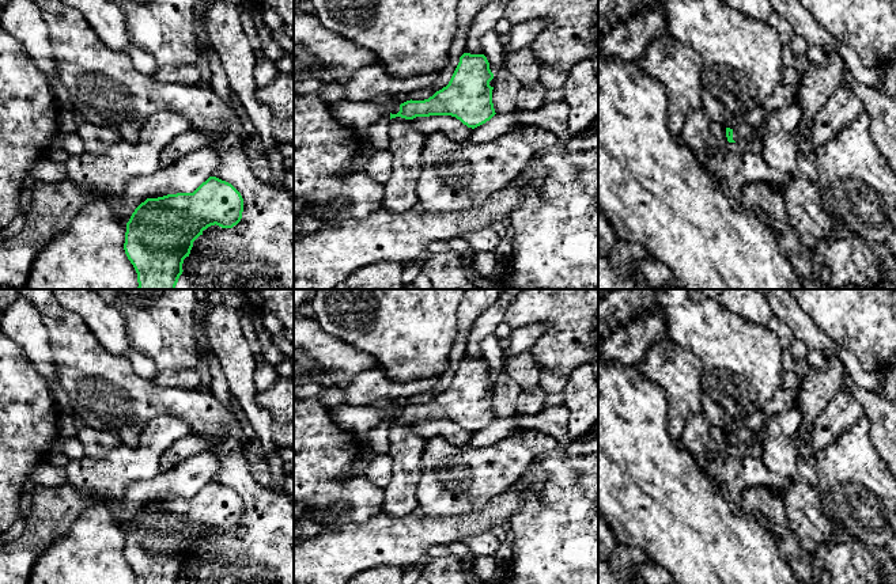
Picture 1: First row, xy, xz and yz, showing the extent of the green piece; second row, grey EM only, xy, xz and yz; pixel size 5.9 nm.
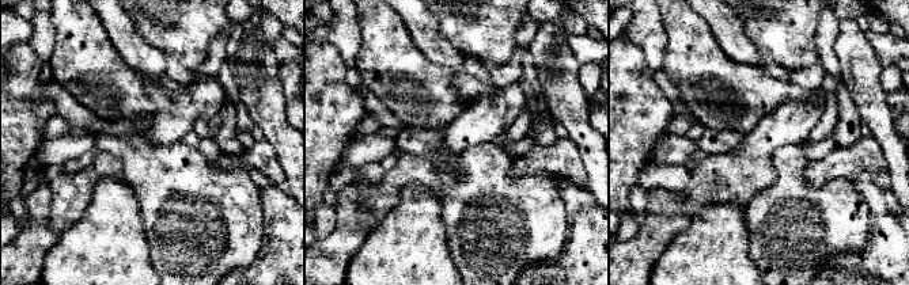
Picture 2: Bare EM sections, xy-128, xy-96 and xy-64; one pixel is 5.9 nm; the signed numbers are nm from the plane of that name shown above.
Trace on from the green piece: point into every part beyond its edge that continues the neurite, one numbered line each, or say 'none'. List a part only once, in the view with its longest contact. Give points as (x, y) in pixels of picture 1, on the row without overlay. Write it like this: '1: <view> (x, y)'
1: xz (405, 447)

